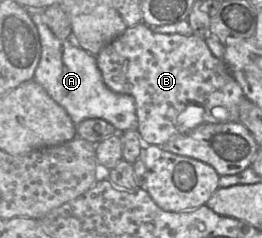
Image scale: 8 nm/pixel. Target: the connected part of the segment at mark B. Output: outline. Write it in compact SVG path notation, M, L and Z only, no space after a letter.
M140 23L128 27L96 55L104 83L115 93L134 98L138 119L137 132L144 145L164 145L171 137L190 132L201 124L239 121L239 104L244 92L223 59L216 58L205 39L196 35L161 34Z

